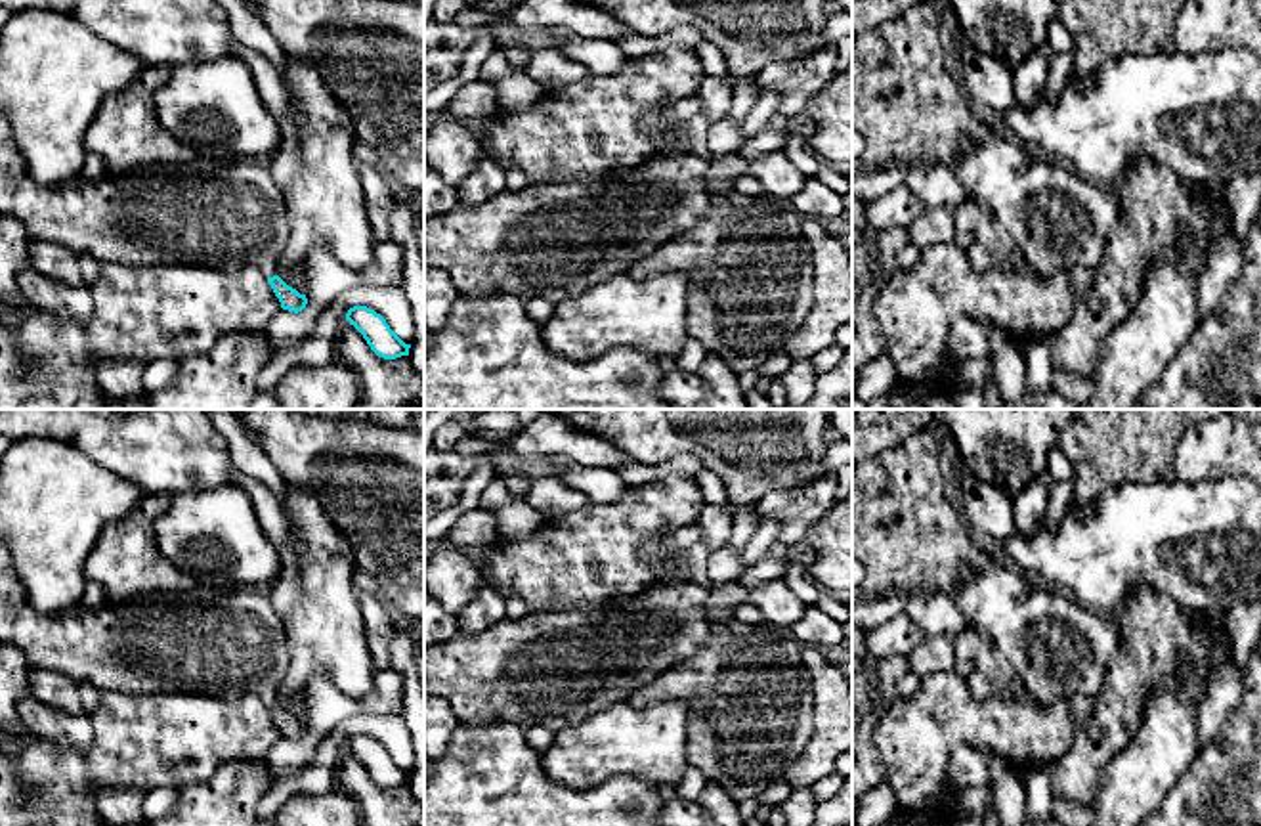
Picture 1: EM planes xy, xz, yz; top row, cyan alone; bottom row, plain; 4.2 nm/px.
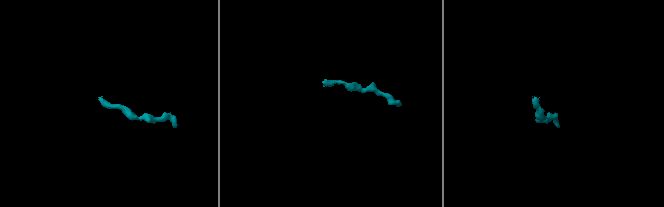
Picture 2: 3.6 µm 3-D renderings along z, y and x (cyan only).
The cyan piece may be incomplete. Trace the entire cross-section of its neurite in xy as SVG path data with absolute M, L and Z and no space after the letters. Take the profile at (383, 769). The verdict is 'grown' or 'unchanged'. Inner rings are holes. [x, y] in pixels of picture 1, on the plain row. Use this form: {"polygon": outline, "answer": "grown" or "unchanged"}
{"polygon": "M353 734L348 738L346 748L363 763L376 784L384 788L409 784L411 772L405 772L374 738Z", "answer": "unchanged"}

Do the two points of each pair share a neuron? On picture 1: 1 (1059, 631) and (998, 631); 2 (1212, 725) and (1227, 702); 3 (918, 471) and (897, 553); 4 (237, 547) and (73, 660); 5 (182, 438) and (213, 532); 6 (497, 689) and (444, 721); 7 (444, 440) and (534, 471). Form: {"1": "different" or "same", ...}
{"1": "same", "2": "same", "3": "same", "4": "different", "5": "different", "6": "different", "7": "different"}

